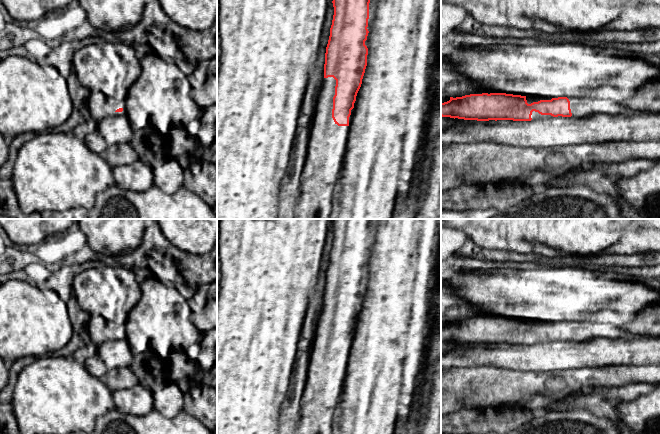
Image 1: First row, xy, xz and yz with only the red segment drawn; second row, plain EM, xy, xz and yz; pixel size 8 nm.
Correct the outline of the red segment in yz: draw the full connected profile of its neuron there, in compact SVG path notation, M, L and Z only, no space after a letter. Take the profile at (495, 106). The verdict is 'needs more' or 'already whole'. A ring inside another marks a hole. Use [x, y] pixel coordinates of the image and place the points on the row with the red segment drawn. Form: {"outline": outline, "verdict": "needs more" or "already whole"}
{"outline": "M486 92L470 94L462 97L450 97L450 100L441 103L441 116L464 120L513 120L531 121L552 117L585 117L596 114L634 114L637 111L620 103L618 100L599 98L542 98L537 96L521 96L506 93Z", "verdict": "needs more"}

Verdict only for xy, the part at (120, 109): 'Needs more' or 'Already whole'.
Needs more

